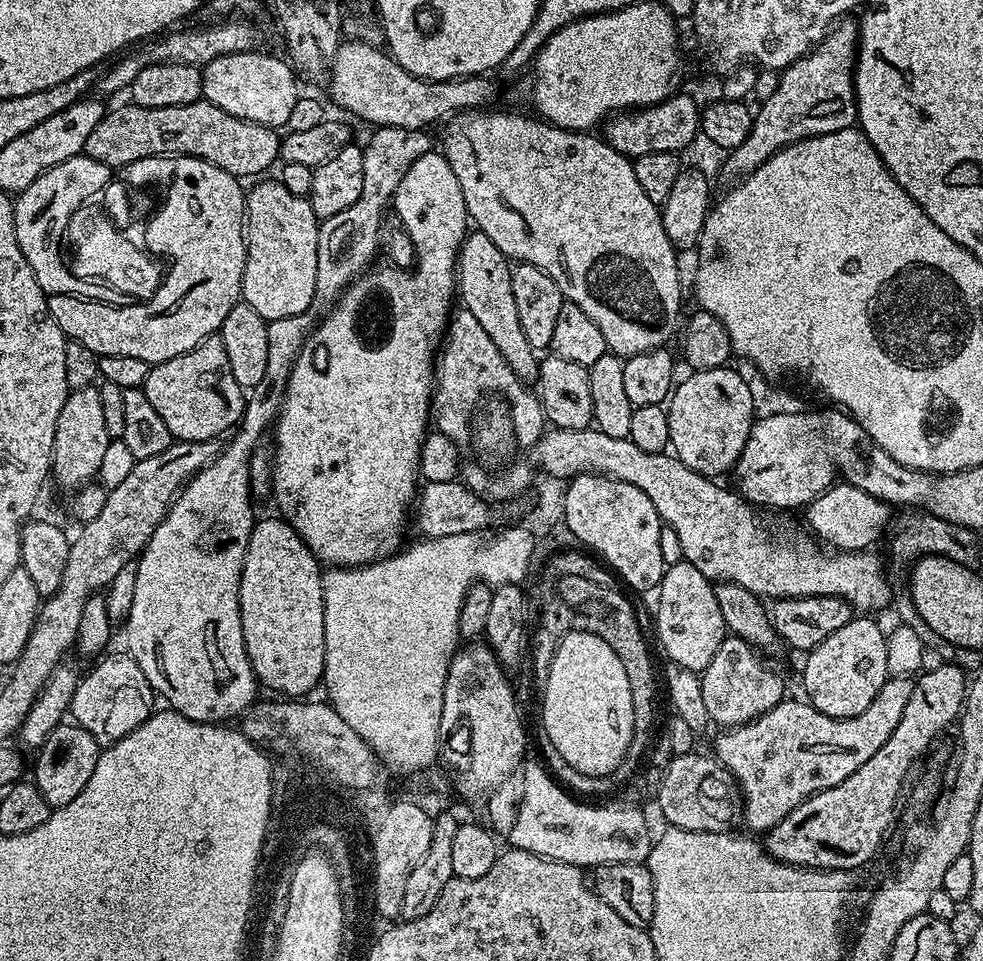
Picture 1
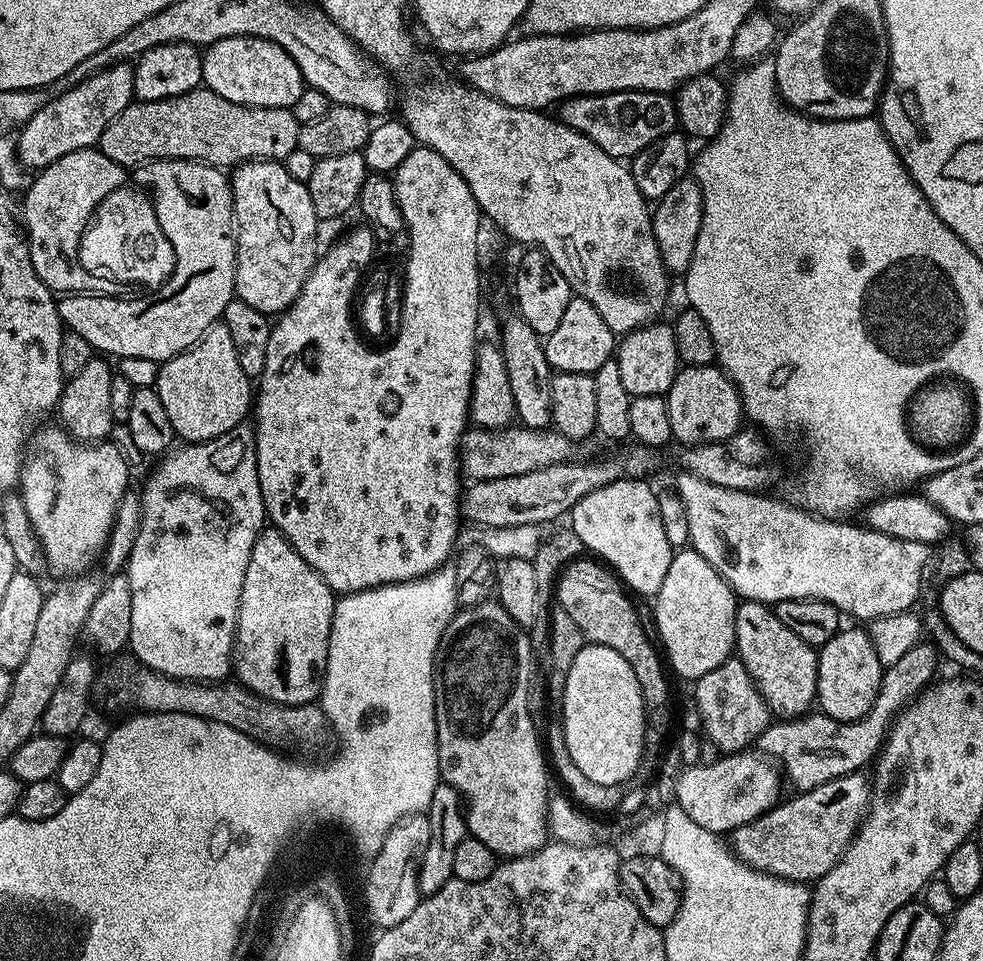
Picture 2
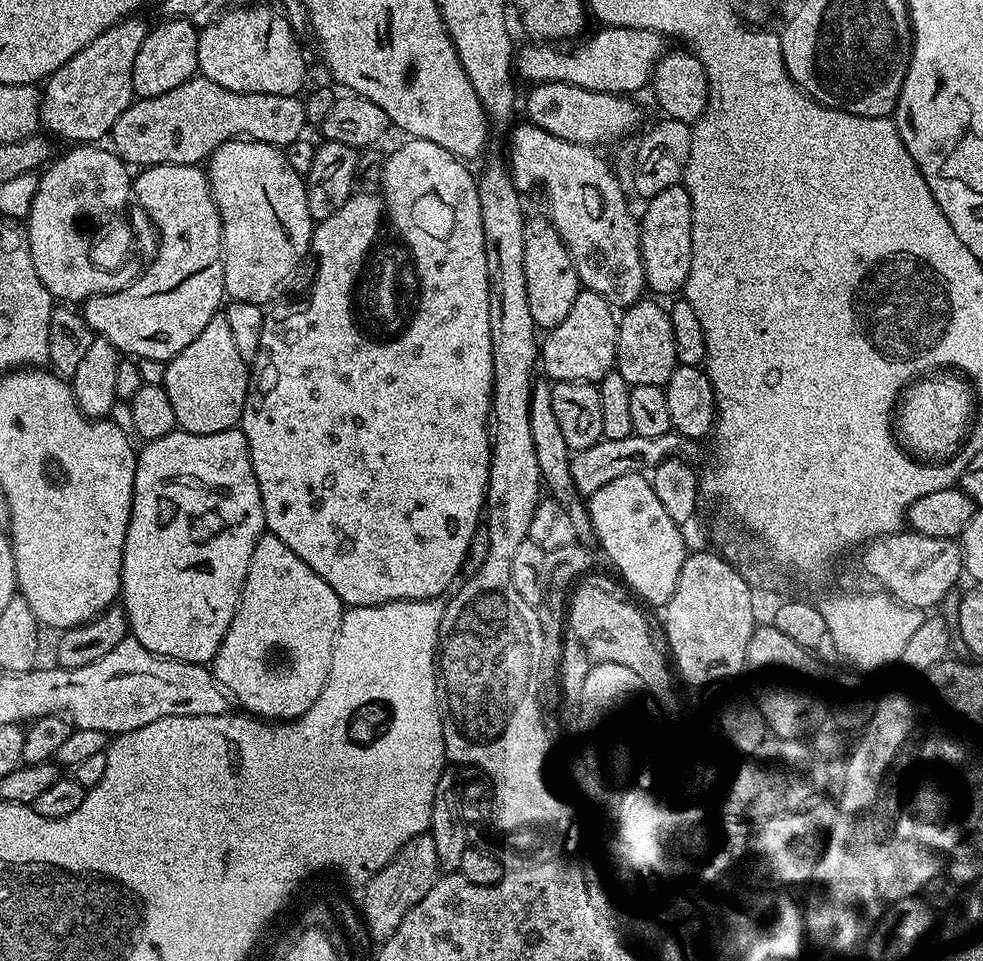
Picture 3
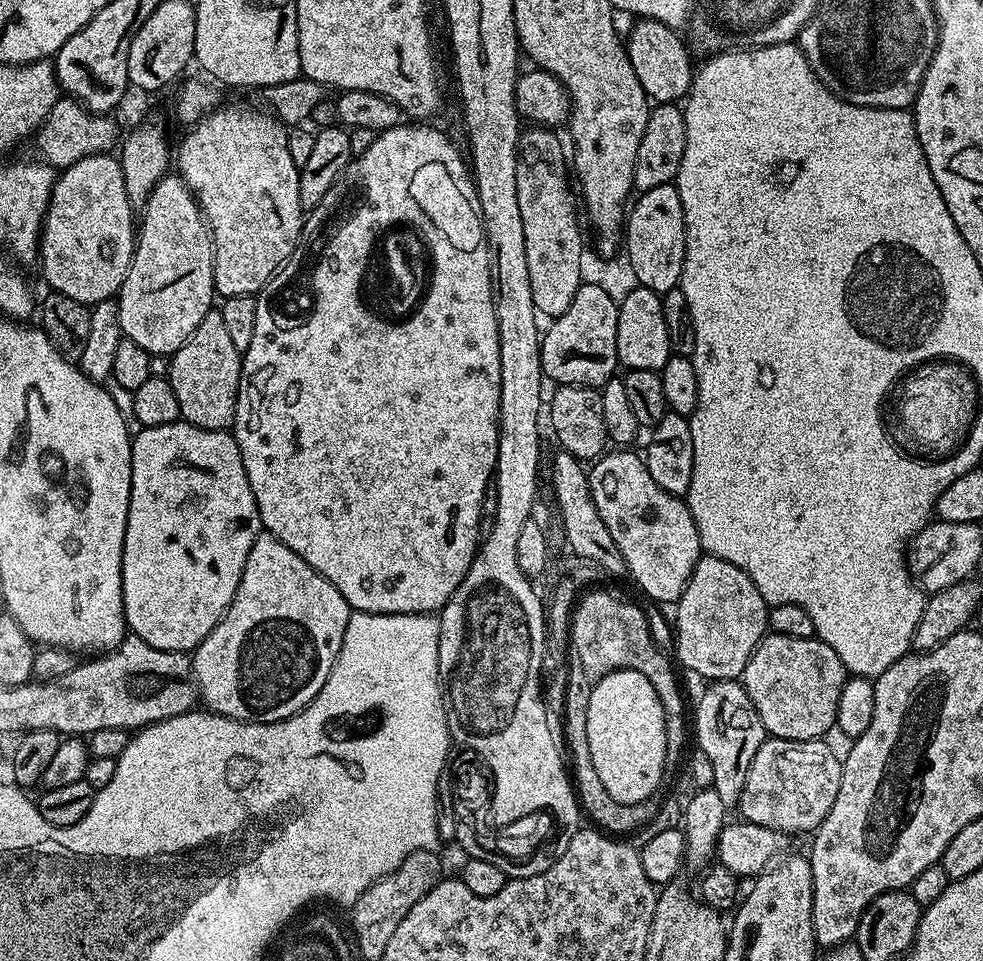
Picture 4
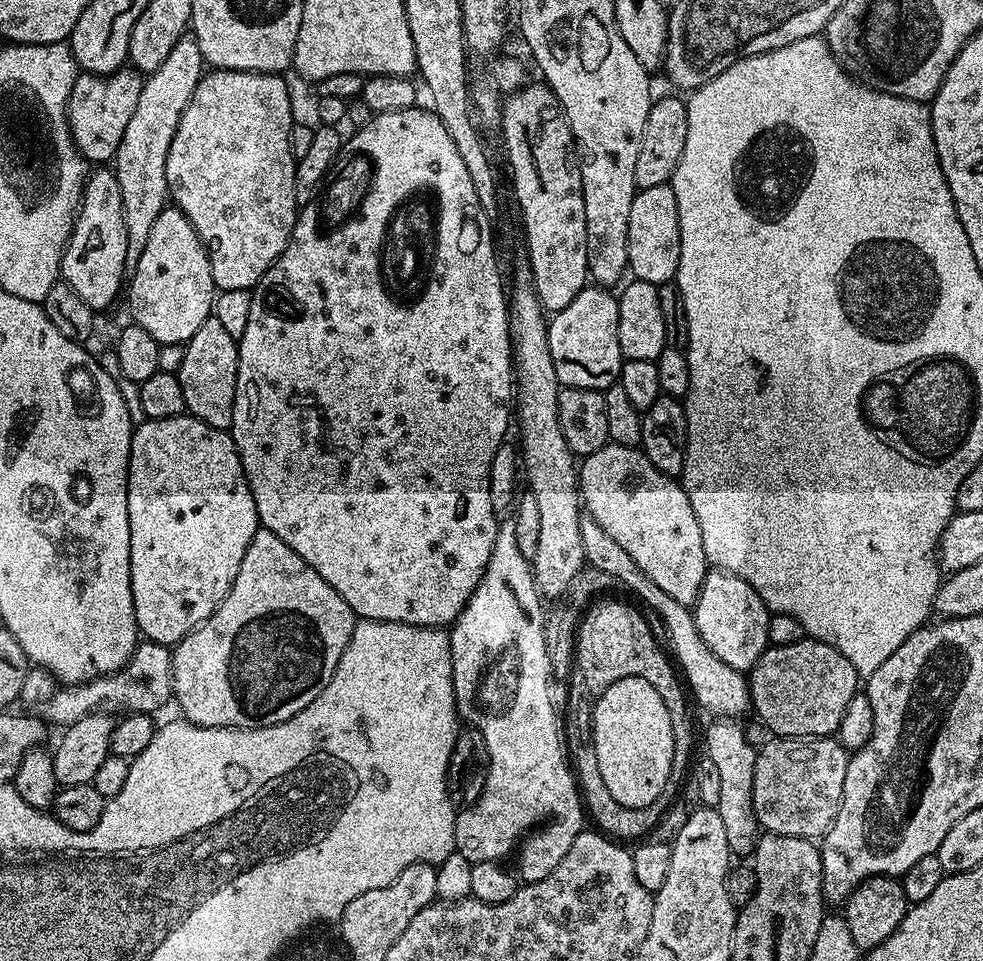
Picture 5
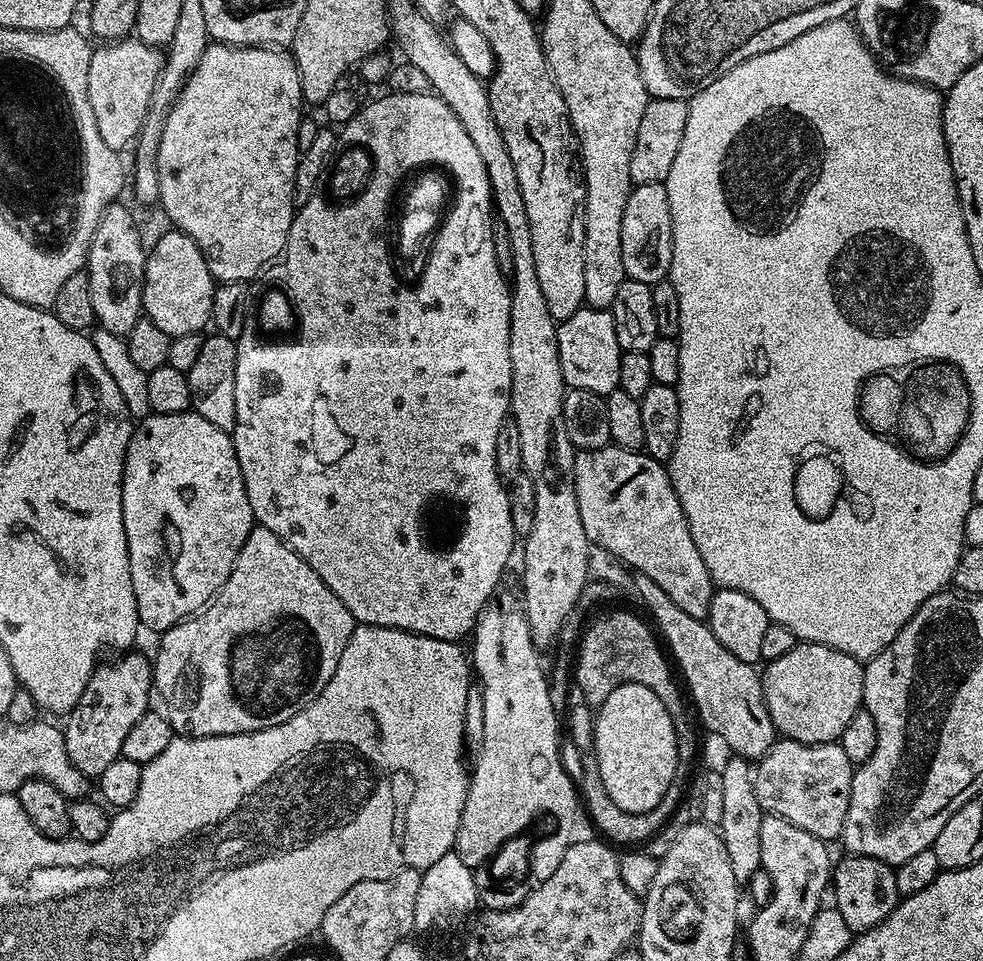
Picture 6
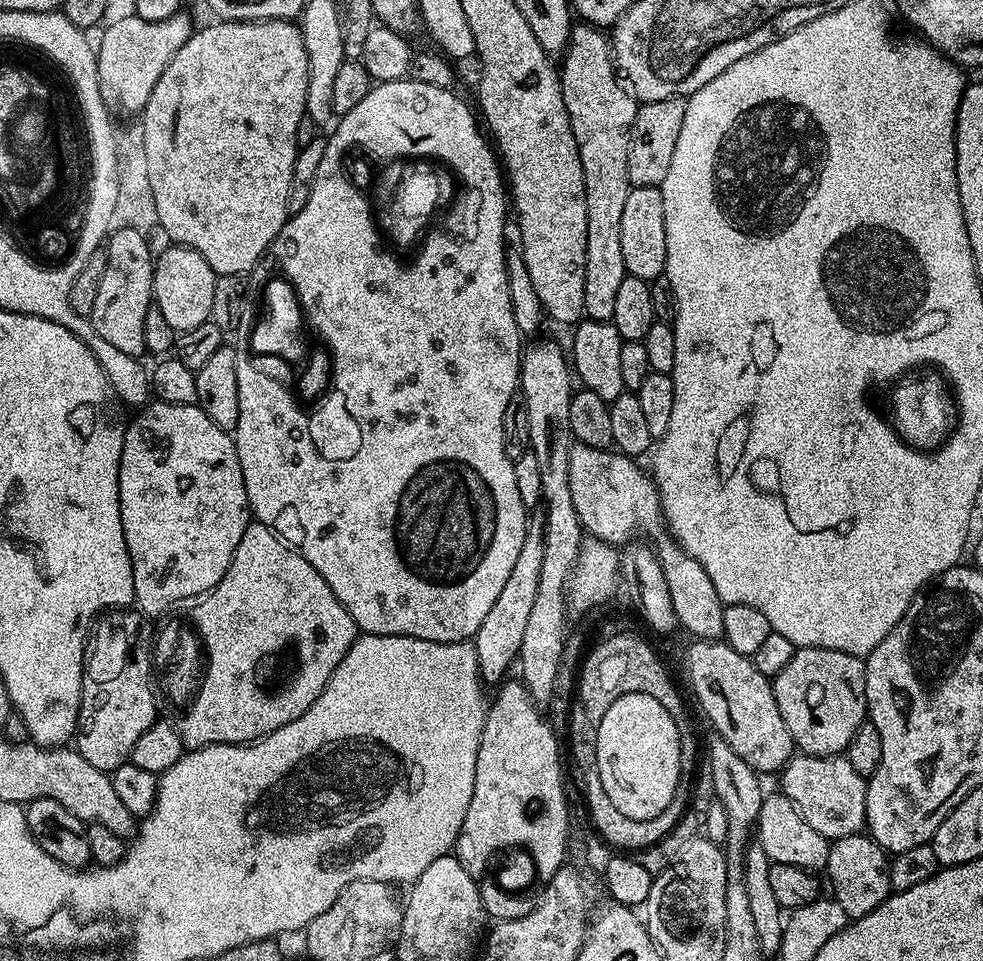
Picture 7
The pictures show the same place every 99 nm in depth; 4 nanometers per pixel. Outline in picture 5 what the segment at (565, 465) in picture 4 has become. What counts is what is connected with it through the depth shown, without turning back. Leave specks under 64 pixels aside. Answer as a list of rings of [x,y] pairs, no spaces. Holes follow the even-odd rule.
[[[581,515],[580,530],[587,567],[596,568],[603,577],[606,575],[625,584],[638,599],[645,600],[656,611],[656,616],[664,623],[664,632],[668,635],[667,651],[678,665],[686,681],[687,691],[696,695],[697,702],[706,711],[713,712],[711,715],[716,718],[740,718],[744,711],[747,713],[750,697],[745,673],[726,666],[726,662],[722,662],[722,658],[718,658],[718,654],[714,654],[714,650],[710,650],[710,646],[702,642],[698,626],[692,617],[692,608],[682,602],[674,602],[674,598],[670,598],[666,590],[658,590],[658,586],[654,586],[654,582],[650,582],[650,578],[642,574],[634,558],[630,558],[630,554],[626,554],[626,550],[622,550],[622,546],[618,546],[618,542],[614,542],[614,538],[610,538],[610,534],[606,534],[606,530],[602,530],[602,526],[598,526],[592,516]]]

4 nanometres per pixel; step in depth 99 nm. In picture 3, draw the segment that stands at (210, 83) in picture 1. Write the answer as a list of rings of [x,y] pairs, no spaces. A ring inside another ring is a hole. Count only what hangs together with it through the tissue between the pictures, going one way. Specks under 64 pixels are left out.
[[[260,4],[257,8],[230,8],[203,25],[199,34],[198,72],[199,75],[210,78],[210,82],[218,82],[218,86],[226,86],[226,90],[231,92],[295,96],[301,91],[299,88],[303,86],[304,75],[308,72],[307,66],[304,65],[304,52],[296,41],[297,33],[279,7],[267,8],[266,5]]]

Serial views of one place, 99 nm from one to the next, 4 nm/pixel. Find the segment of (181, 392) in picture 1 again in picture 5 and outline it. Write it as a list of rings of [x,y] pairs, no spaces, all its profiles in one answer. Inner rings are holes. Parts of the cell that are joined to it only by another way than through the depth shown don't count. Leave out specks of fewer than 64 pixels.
[[[214,314],[209,315],[208,320],[202,322],[202,326],[198,326],[198,330],[194,330],[192,337],[184,344],[184,358],[178,375],[182,382],[182,394],[186,398],[187,415],[198,418],[215,428],[231,429],[239,361],[240,346],[238,341],[230,338],[229,332],[224,329],[222,322],[218,322],[218,318]]]

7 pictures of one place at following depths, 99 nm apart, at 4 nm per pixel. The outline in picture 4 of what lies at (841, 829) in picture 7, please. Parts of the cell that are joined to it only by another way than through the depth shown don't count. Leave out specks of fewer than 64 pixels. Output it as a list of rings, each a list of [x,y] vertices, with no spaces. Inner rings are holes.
[[[765,739],[764,745],[754,754],[750,770],[746,770],[746,784],[738,805],[743,819],[750,824],[774,828],[777,832],[815,833],[816,827],[830,814],[844,769],[841,757],[836,757],[827,739],[778,740]]]

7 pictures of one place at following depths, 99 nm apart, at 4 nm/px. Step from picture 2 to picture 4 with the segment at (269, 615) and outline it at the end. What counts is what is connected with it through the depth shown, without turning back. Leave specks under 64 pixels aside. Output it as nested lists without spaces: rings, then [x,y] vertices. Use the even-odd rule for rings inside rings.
[[[261,531],[260,536],[254,538],[254,546],[250,546],[250,554],[246,558],[242,578],[238,582],[238,590],[234,594],[230,606],[224,611],[224,616],[218,622],[218,626],[214,626],[214,630],[210,630],[210,634],[206,634],[204,641],[196,647],[195,652],[191,653],[192,674],[196,678],[198,696],[203,707],[209,712],[217,712],[220,716],[242,720],[245,724],[269,724],[290,718],[295,712],[301,712],[322,690],[322,686],[338,658],[338,650],[344,641],[348,619],[352,614],[353,609],[348,607],[346,598],[342,598],[342,594],[338,594],[338,590],[329,580],[322,578],[322,574],[318,574],[305,560],[298,558],[298,554],[294,554],[294,550],[290,550],[290,546],[282,543],[277,536]]]

